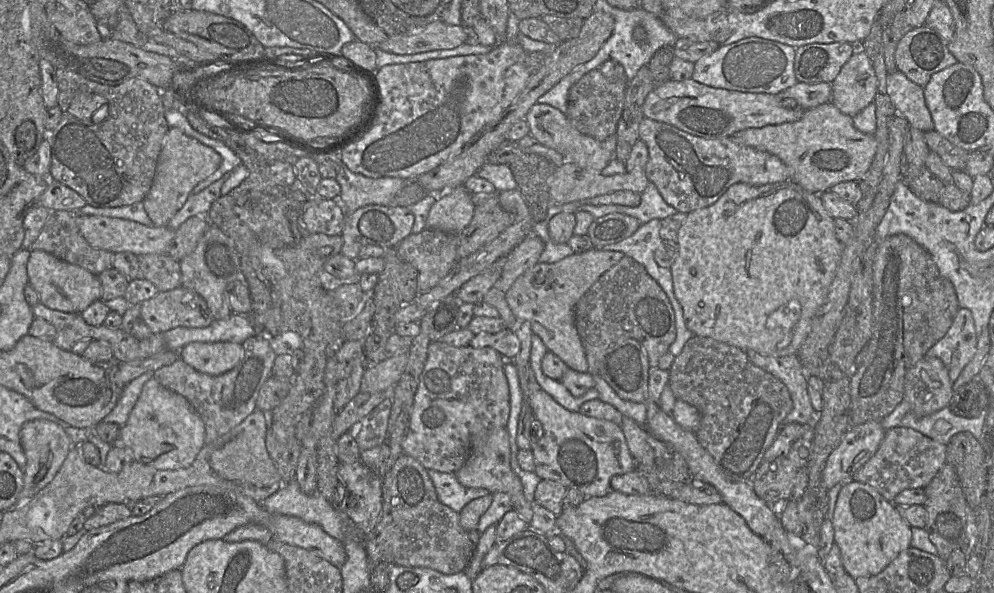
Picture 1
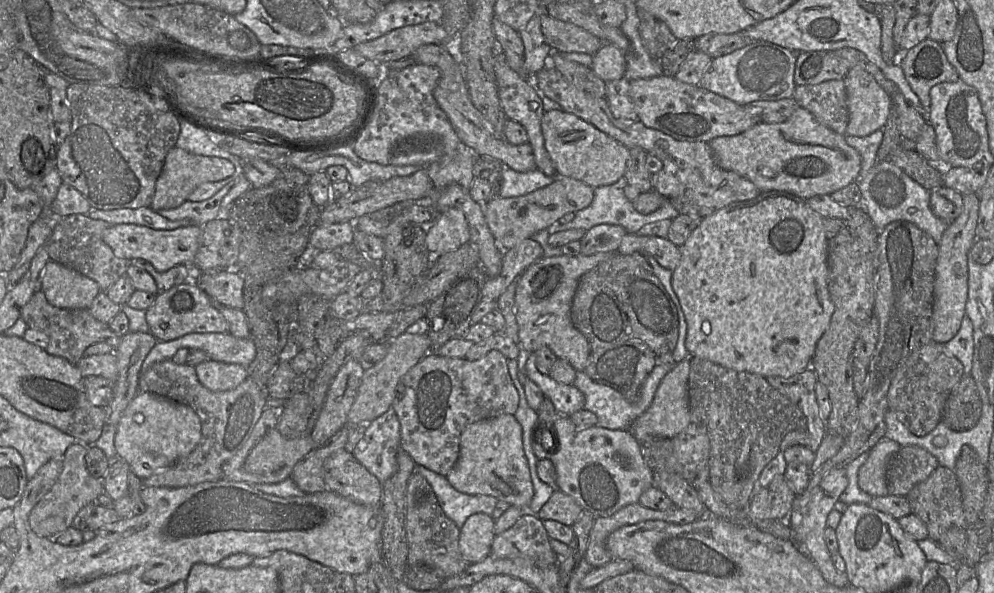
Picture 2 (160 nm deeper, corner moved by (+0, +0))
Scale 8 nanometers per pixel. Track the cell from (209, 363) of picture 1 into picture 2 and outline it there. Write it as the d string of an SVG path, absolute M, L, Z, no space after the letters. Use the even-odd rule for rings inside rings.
M210 359L195 366L199 381L211 391L227 391L236 388L248 376L242 365Z

